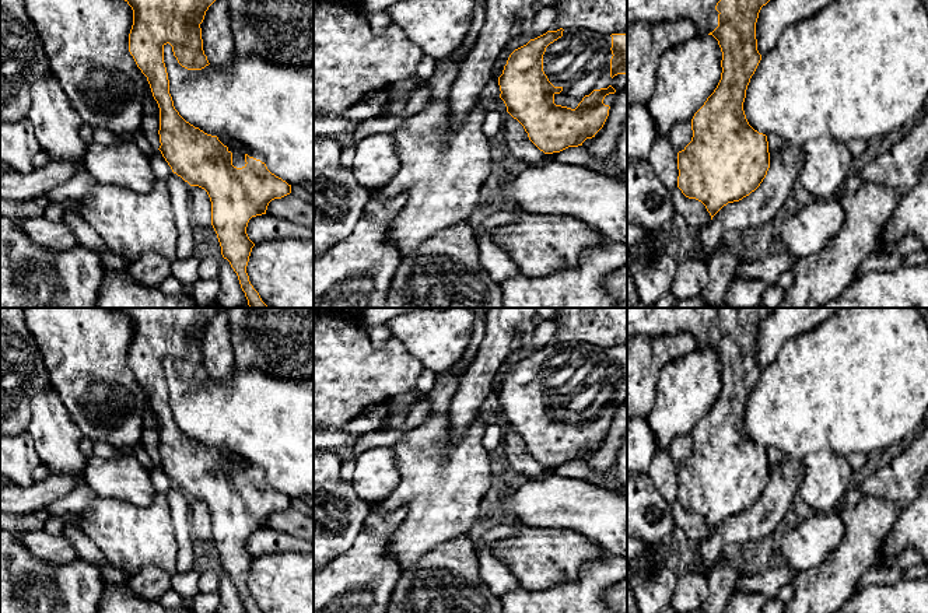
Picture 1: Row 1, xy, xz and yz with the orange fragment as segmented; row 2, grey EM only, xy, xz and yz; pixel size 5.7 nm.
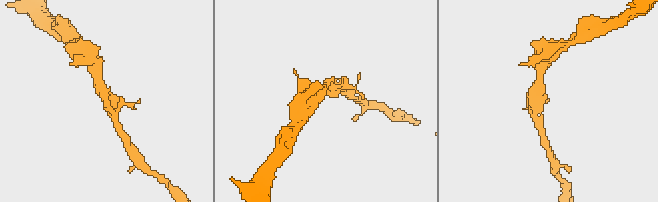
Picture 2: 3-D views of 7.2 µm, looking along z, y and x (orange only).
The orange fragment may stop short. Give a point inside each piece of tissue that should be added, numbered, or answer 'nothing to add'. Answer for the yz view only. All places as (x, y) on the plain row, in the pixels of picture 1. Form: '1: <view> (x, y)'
1: yz (700, 322)

